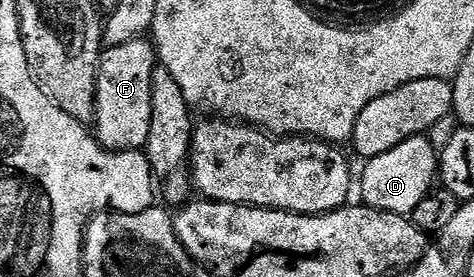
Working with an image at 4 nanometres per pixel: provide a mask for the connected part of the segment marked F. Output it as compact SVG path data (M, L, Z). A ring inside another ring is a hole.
M148 38L113 48L105 47L96 67L96 114L94 135L111 152L138 152L147 149L152 113L152 79L158 67L156 49Z

